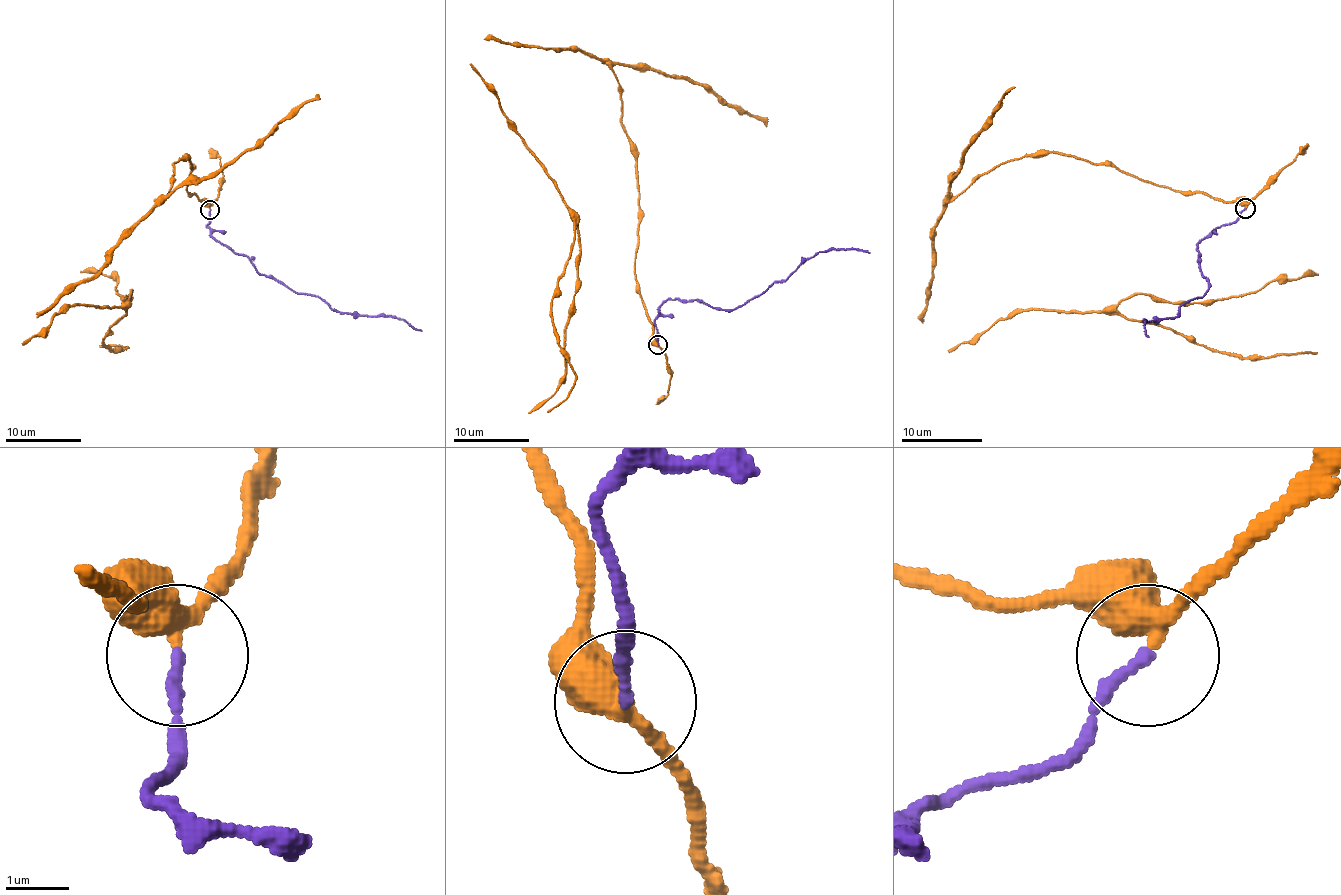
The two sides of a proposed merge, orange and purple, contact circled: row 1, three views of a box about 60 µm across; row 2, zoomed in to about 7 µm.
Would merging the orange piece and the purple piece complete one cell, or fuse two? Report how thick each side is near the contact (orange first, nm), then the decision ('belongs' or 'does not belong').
400/190 nm | does not belong

